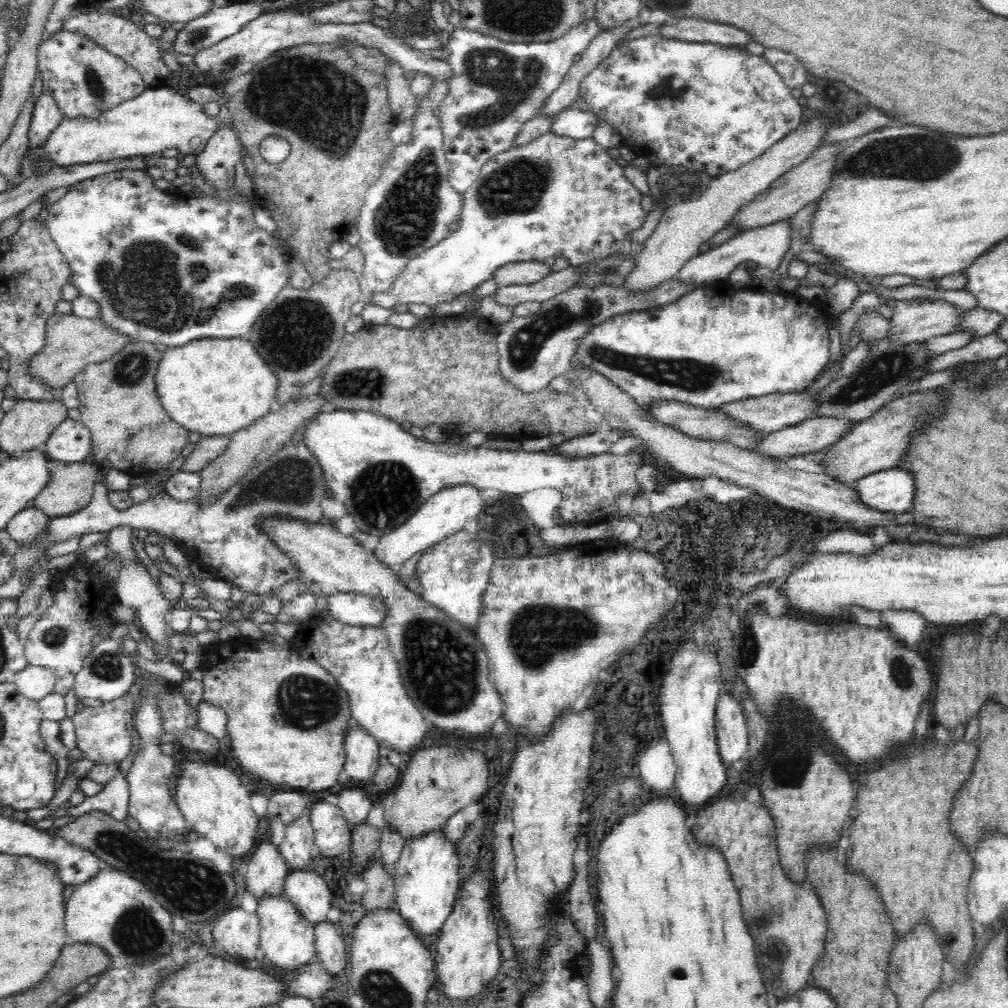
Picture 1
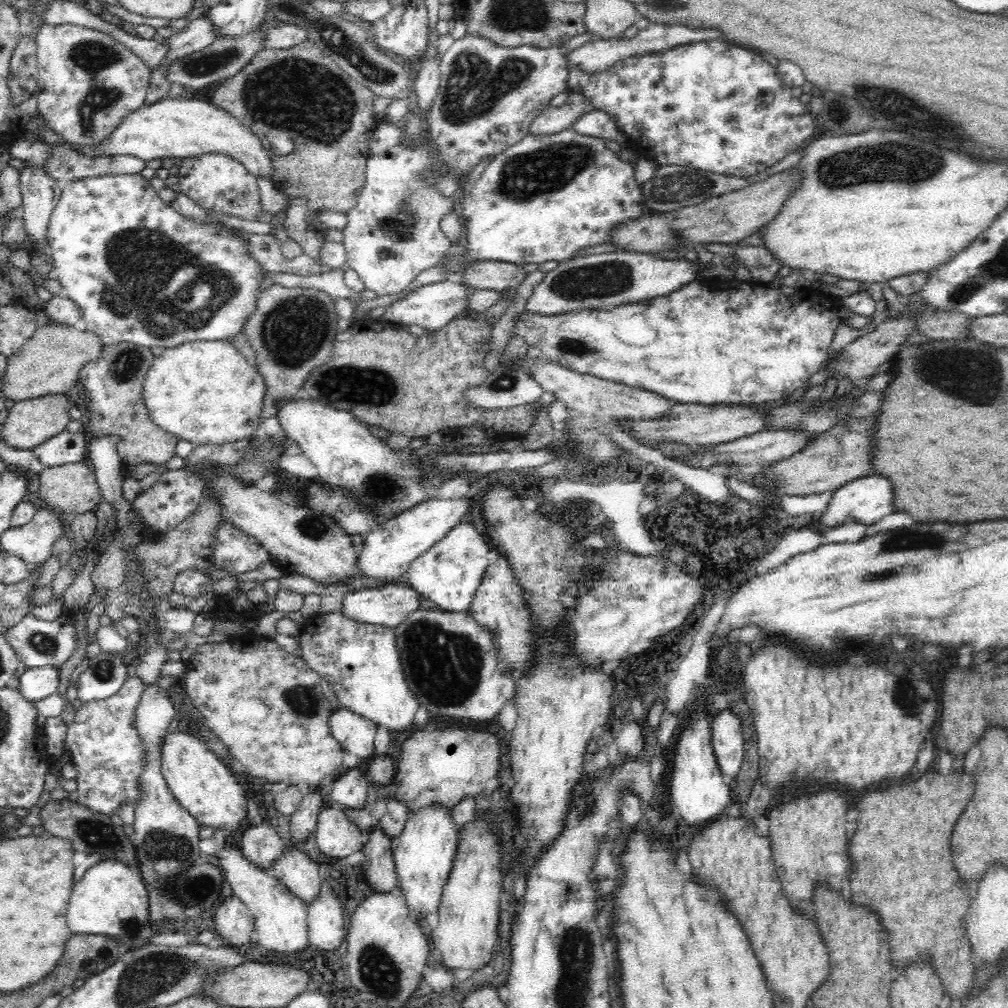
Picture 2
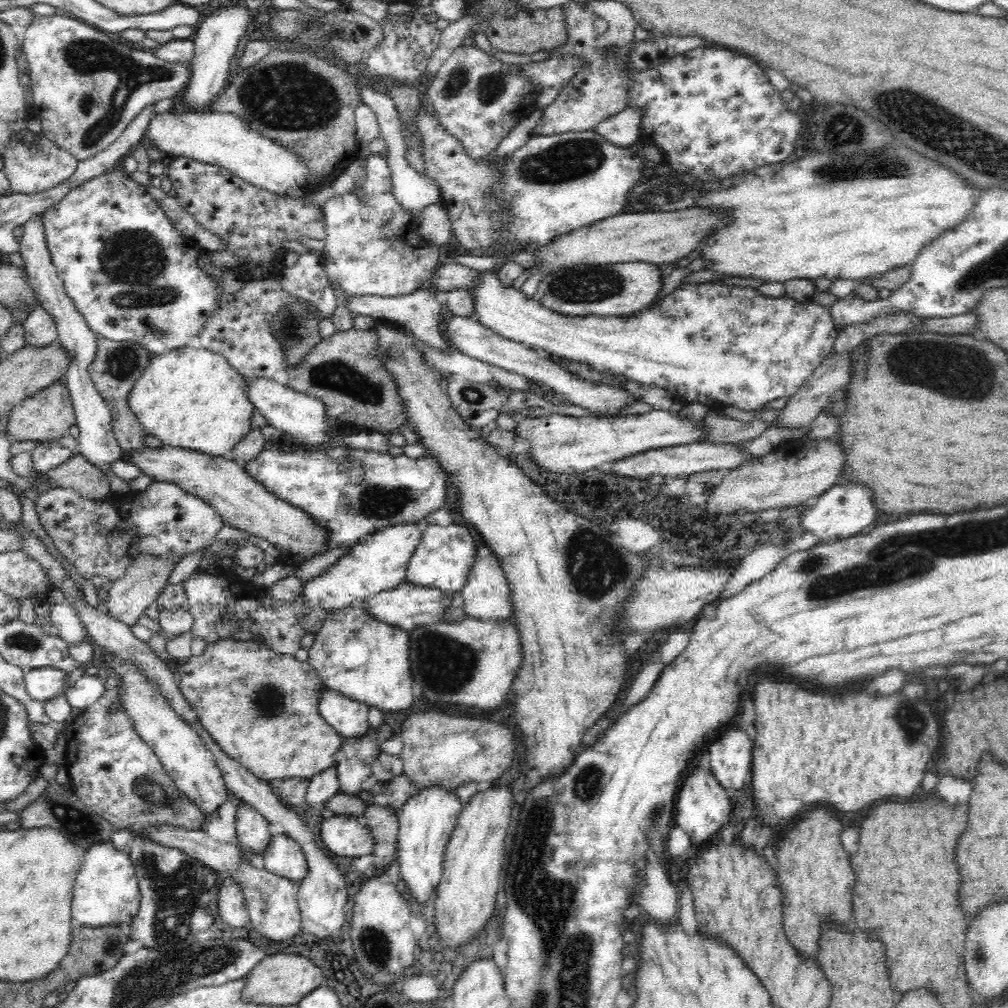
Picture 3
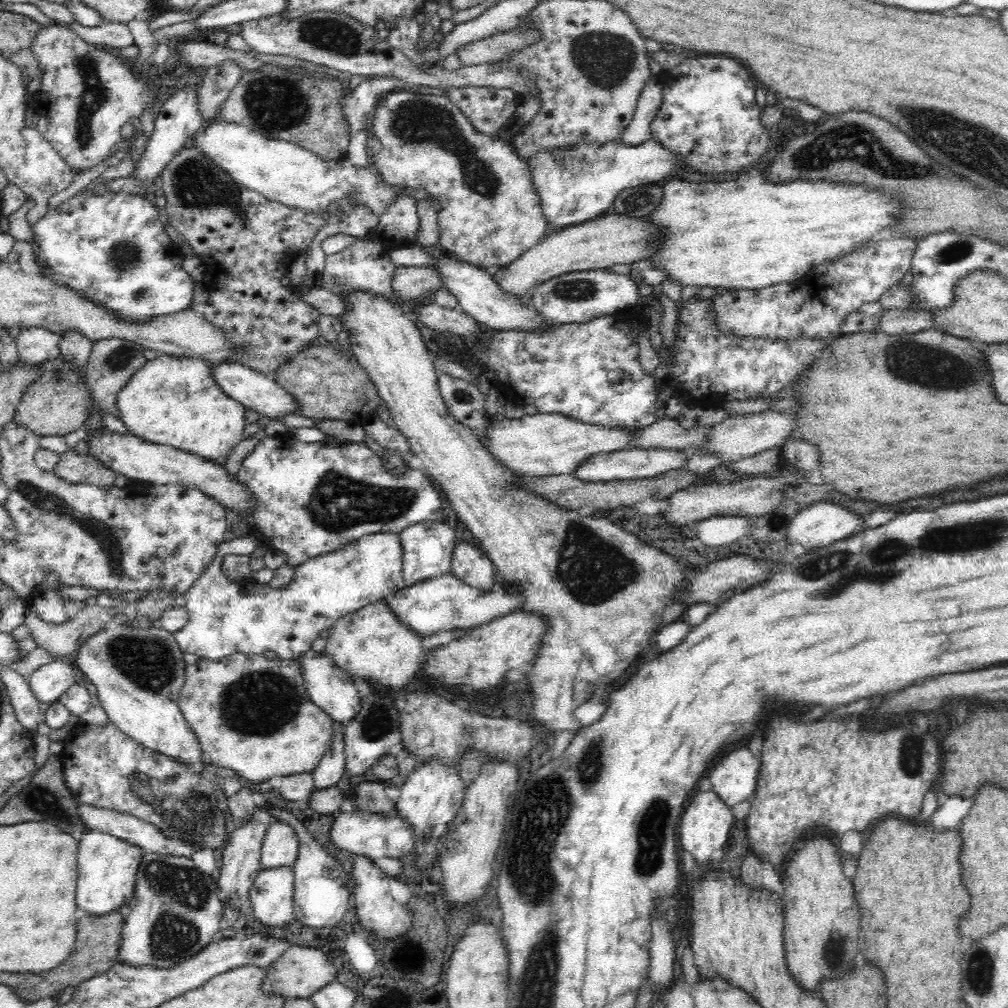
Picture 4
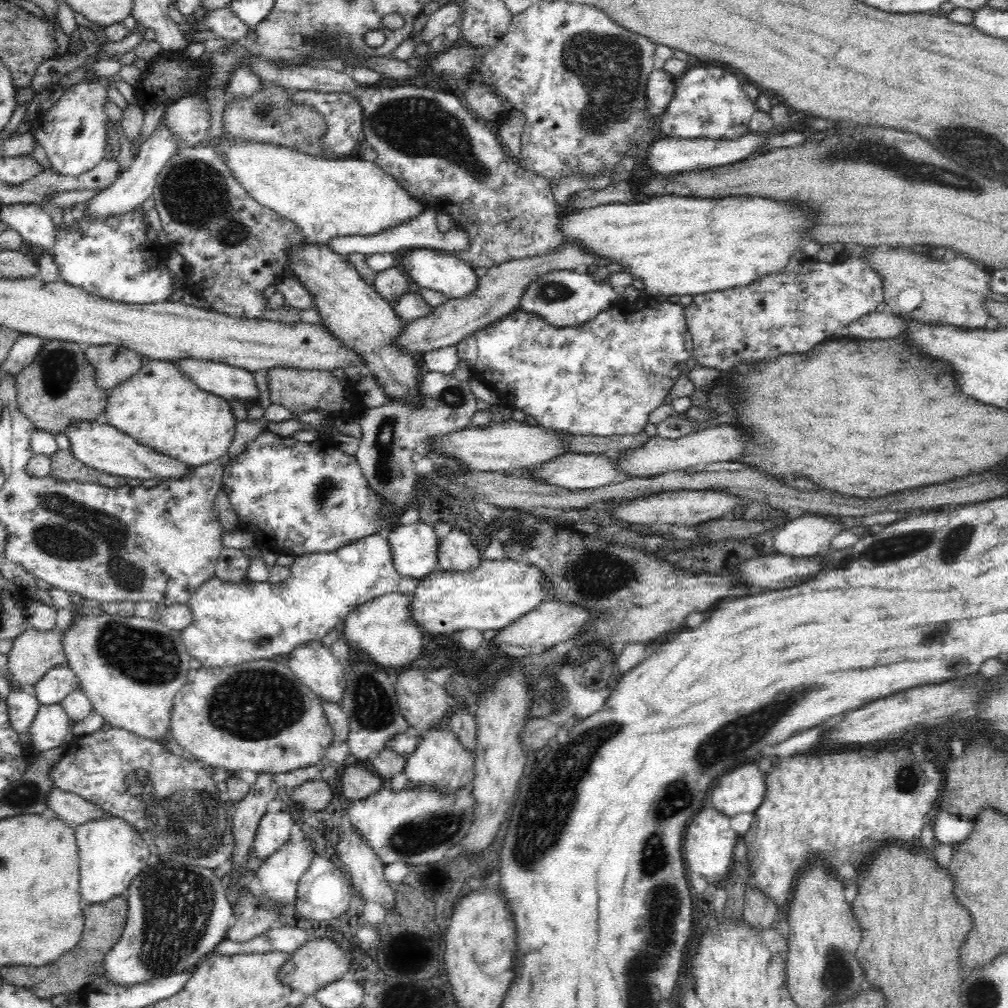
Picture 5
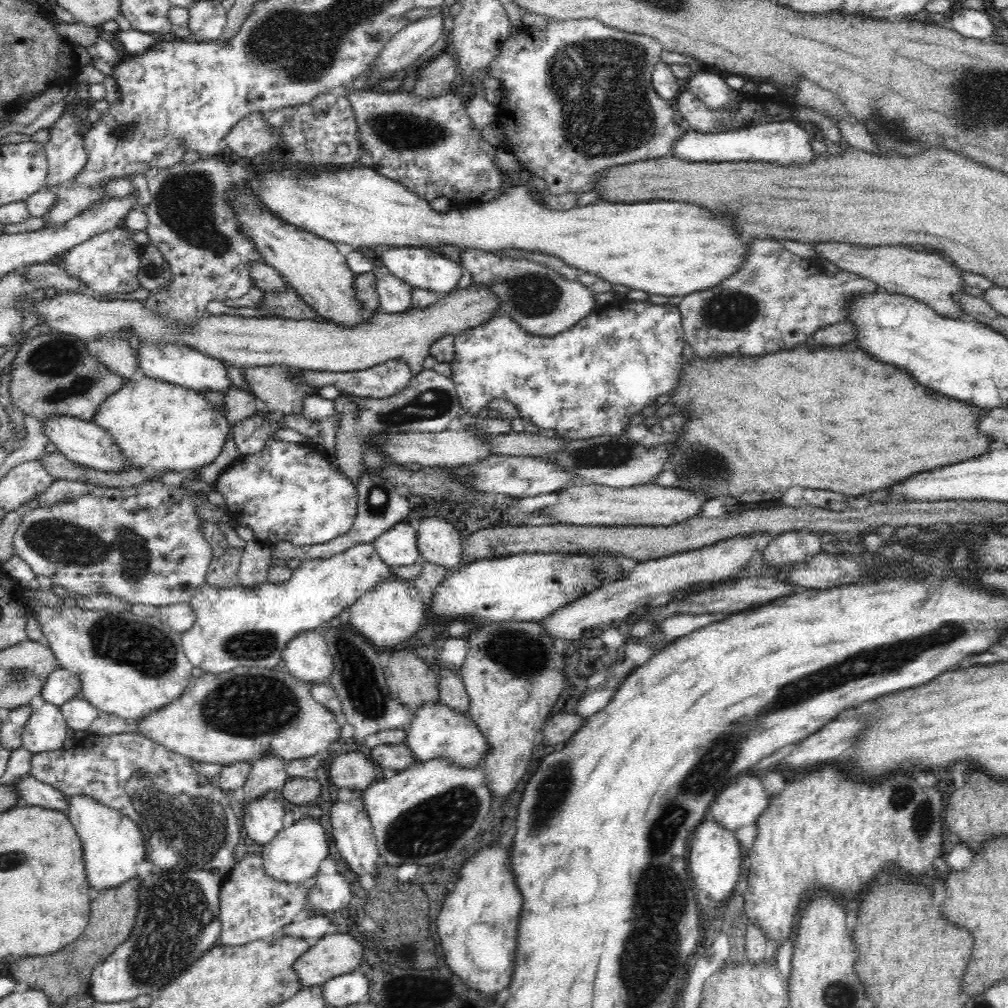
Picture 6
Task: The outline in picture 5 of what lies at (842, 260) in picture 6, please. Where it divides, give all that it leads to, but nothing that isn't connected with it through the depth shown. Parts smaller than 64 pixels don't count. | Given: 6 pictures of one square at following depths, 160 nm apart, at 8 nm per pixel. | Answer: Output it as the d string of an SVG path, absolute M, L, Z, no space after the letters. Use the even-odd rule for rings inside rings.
M904 247L876 248L868 254L872 269L882 277L883 298L888 304L888 311L898 315L900 304L898 294L904 288L913 288L916 304L908 318L926 324L948 324L964 330L984 329L993 325L983 301L990 292L990 271L975 264L972 260L954 258L950 262L931 260L925 251Z

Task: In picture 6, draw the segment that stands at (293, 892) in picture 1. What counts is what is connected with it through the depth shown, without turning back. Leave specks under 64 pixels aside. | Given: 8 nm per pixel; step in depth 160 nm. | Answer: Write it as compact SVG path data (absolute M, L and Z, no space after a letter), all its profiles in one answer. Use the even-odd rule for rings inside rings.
M265 796L242 803L242 826L255 846L266 845L282 830L284 807L278 799Z

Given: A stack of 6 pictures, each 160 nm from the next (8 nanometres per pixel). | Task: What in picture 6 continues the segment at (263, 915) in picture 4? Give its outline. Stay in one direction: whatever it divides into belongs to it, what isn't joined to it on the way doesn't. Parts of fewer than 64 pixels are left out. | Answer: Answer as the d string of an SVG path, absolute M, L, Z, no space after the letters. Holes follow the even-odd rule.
M308 816L300 818L290 826L282 828L278 834L263 846L262 859L268 877L284 883L304 883L313 880L318 864L329 856L326 830L318 820Z

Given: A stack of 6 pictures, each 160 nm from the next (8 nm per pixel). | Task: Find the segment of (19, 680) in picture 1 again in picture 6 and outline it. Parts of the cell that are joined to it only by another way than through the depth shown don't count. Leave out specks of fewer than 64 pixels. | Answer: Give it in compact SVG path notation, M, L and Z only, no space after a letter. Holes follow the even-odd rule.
M59 667L52 671L41 690L41 695L47 703L59 707L68 699L80 696L81 680L72 672Z

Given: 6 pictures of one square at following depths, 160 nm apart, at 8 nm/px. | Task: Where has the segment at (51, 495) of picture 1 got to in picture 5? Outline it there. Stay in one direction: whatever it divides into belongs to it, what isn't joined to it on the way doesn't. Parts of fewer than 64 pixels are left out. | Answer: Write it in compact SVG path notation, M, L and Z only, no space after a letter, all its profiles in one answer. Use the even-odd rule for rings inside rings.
M69 450L57 451L50 455L50 476L64 481L83 483L100 483L108 488L121 487L127 484L128 478L112 476L99 470L87 467L78 461Z

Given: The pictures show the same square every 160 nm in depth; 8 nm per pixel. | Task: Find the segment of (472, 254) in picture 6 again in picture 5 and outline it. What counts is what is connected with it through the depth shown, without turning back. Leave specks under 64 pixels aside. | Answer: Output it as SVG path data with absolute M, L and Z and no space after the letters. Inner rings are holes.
M425 208L422 214L414 217L409 223L401 224L400 226L379 232L374 236L345 236L342 238L332 238L327 242L327 245L338 254L349 255L354 253L360 254L384 254L392 253L403 248L408 251L410 249L426 248L430 250L446 251L458 254L460 251L468 250L469 237L464 233L464 230L452 228L447 233L438 231L437 227L438 211ZM550 270L524 288L516 308L532 313L552 326L573 327L592 320L596 314L606 310L616 300L618 292L614 288L610 288L608 284L596 284L594 278L588 274L570 270Z

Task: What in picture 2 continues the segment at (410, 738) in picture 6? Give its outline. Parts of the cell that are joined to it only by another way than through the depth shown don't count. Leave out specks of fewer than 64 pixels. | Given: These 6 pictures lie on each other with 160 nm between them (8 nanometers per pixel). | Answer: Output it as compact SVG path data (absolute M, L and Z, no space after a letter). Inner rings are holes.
M425 807L409 814L402 832L395 839L393 852L398 878L397 892L406 896L405 902L411 916L424 918L426 914L437 914L440 894L457 854L458 832L450 808Z

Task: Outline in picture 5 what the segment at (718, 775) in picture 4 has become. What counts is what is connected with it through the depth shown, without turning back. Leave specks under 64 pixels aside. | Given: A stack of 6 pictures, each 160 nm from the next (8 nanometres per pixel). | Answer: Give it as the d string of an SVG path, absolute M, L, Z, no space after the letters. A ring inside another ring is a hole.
M756 762L745 763L732 768L730 774L722 775L711 788L708 800L714 805L714 809L732 818L737 814L754 814L761 805L765 795L765 776L760 772Z

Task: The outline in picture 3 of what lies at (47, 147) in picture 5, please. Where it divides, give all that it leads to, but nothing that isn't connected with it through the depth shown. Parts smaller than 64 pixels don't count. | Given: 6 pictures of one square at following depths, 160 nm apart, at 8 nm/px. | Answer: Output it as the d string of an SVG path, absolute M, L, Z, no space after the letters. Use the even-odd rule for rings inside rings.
M32 11L32 23L26 28L26 31L21 38L22 51L27 58L29 64L29 79L32 87L32 102L40 106L41 114L40 120L40 134L46 139L56 143L56 146L62 147L65 151L68 151L74 157L77 162L92 158L96 154L100 154L103 150L106 150L121 134L124 129L140 114L141 110L144 110L147 106L153 106L159 100L165 98L172 99L178 96L178 92L182 91L182 88L186 86L188 78L190 78L190 63L181 62L166 62L161 58L158 58L153 53L142 52L140 50L130 50L130 48L124 48L120 44L116 44L114 36L98 31L96 28L88 26L86 23L80 22L72 16L66 16L63 13L53 16L41 16Z

